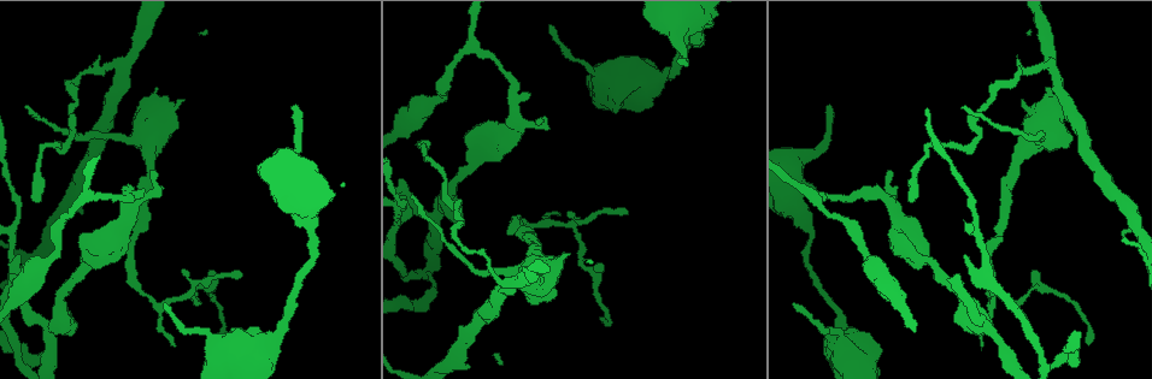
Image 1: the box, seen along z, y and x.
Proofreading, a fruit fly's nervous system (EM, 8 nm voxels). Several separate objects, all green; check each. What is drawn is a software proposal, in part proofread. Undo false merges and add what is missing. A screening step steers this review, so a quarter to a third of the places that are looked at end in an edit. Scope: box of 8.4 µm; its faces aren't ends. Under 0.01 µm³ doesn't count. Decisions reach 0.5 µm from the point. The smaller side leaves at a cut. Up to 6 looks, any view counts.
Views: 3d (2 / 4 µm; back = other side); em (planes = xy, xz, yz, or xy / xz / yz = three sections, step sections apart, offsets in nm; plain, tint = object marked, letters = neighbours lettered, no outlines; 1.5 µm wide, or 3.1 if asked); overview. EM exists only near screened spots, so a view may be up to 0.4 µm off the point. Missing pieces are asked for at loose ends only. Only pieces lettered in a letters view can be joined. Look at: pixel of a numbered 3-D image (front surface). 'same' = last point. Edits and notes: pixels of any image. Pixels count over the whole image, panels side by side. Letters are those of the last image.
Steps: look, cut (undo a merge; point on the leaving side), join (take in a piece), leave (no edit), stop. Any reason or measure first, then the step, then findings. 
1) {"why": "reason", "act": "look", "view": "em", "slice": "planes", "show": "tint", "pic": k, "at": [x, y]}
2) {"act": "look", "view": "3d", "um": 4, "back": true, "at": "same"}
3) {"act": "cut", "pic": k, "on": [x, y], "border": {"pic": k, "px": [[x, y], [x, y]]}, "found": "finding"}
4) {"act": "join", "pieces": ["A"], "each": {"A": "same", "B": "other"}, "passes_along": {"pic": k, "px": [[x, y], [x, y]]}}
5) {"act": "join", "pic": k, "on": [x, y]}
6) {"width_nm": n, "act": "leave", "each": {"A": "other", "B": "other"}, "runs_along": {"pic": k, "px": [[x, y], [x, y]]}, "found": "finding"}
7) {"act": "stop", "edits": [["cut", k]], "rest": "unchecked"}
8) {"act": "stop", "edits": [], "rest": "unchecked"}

{"act": "look", "view": "3d", "um": 4, "pic": 1, "at": [677, 63]}

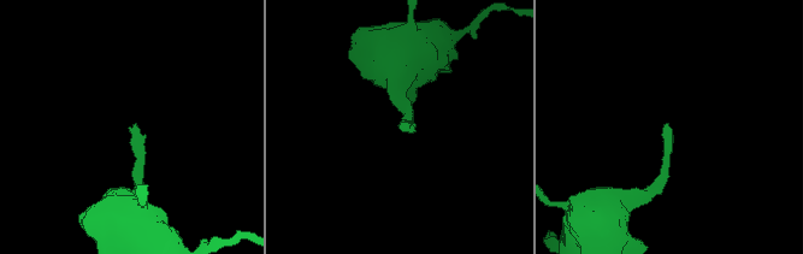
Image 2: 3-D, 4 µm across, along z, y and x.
{"why": "need the tissue", "act": "look", "view": "em", "slice": "planes", "show": "letters", "pic": 2, "at": [136, 124]}

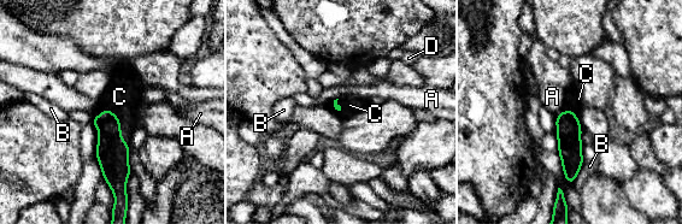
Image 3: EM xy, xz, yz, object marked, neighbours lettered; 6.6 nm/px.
{"act": "join", "pieces": ["C"], "each": {"A": "other", "B": "other", "C": "same", "D": "other"}, "passes_along": {"pic": 3, "px": [[112, 153], [119, 122], [119, 96]]}, "found": "the neuron continues"}

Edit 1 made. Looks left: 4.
{"act": "look", "view": "3d", "um": 4, "pic": 1, "at": [813, 198]}

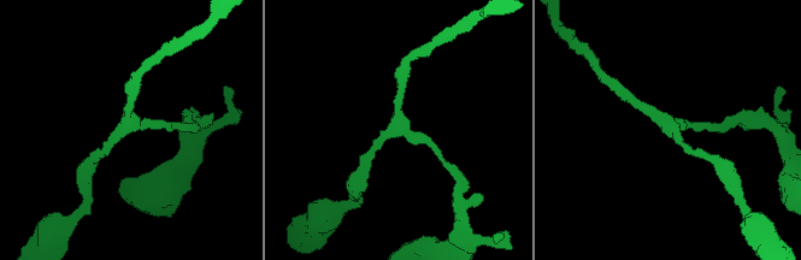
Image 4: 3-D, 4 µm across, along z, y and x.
{"arms": 3, "act": "look", "view": "em", "slice": "xz", "step": 8, "show": "tint", "pic": 4, "at": [398, 125]}

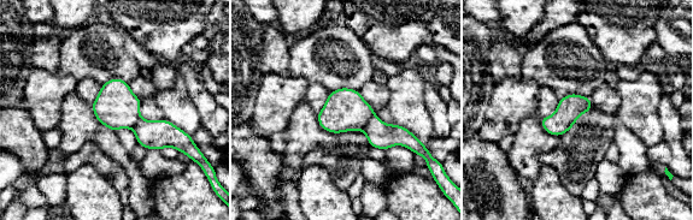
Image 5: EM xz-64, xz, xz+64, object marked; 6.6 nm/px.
{"act": "look", "view": "em", "slice": "planes", "show": "letters", "at": "same"}

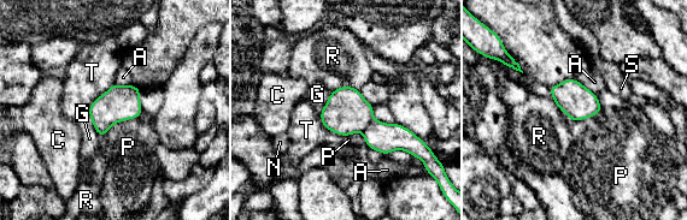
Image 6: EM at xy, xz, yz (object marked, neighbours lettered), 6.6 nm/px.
{"act": "cut", "pic": 6, "on": [346, 112], "each": {"A": "other", "C": "other", "G": "other", "N": "other", "P": "other", "R": "other", "S": "other", "T": "other"}, "border": {"pic": 6, "px": [[373, 118], [362, 131]]}, "found": "two neurons meet here"}

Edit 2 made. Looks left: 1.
{"act": "stop", "edits": [["join", 3], ["cut", 6]], "rest": "unchecked"}

